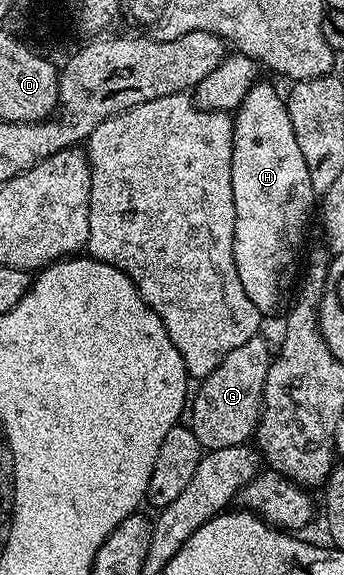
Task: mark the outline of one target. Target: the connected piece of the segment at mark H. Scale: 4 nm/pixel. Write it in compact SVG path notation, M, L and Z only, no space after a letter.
M256 83L245 95L239 108L233 113L235 130L233 131L233 159L231 160L231 182L233 183L233 203L235 204L235 238L233 239L233 255L237 263L237 276L241 279L241 287L245 287L245 295L253 299L253 307L257 307L260 315L275 313L279 308L284 308L283 300L287 292L292 289L297 281L295 264L299 261L299 252L303 249L303 240L307 237L307 220L311 217L311 208L316 208L317 195L313 191L313 183L309 183L309 167L305 167L305 158L301 155L301 147L297 147L297 135L293 135L293 123L289 119L289 111L284 94L278 93L271 85Z

